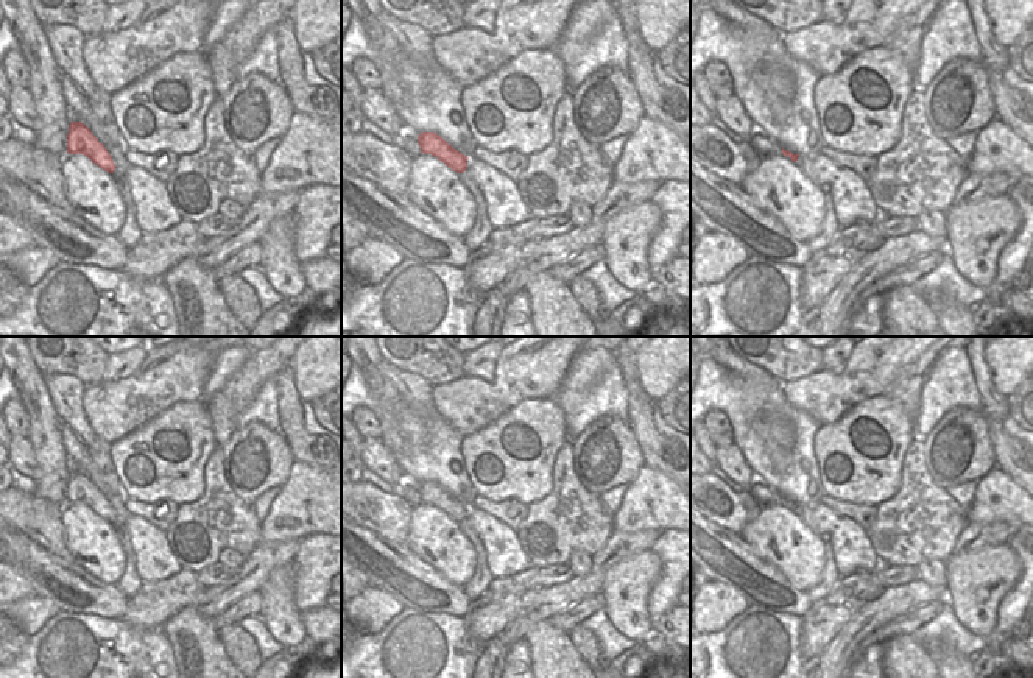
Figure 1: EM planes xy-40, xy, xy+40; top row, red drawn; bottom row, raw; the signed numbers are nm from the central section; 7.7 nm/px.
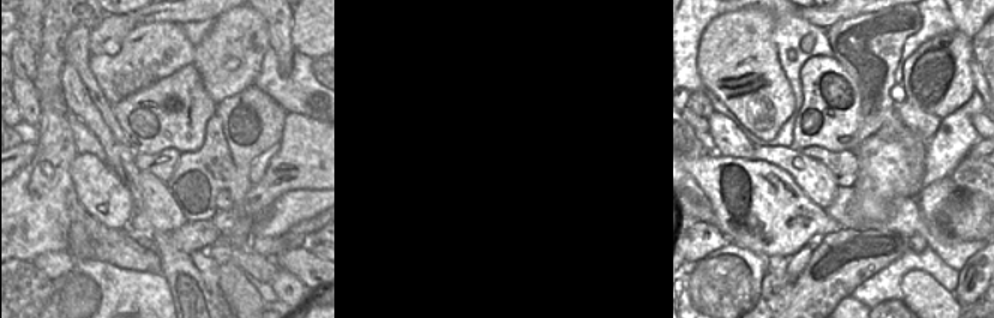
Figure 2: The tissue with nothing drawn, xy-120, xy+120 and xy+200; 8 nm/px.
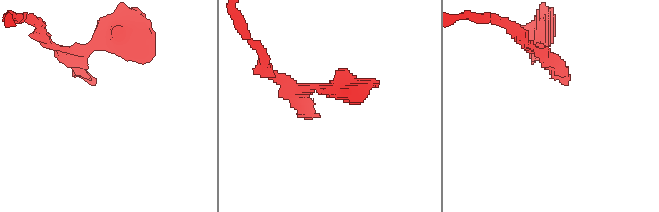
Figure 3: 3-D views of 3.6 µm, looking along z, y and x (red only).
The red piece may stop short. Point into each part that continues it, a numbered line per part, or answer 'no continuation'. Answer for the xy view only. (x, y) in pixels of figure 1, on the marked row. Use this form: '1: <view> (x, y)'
1: xy (482, 228)

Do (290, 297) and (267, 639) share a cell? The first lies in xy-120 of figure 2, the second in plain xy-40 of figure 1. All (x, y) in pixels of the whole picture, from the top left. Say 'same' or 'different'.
different

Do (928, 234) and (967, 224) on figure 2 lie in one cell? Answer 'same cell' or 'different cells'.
different cells

